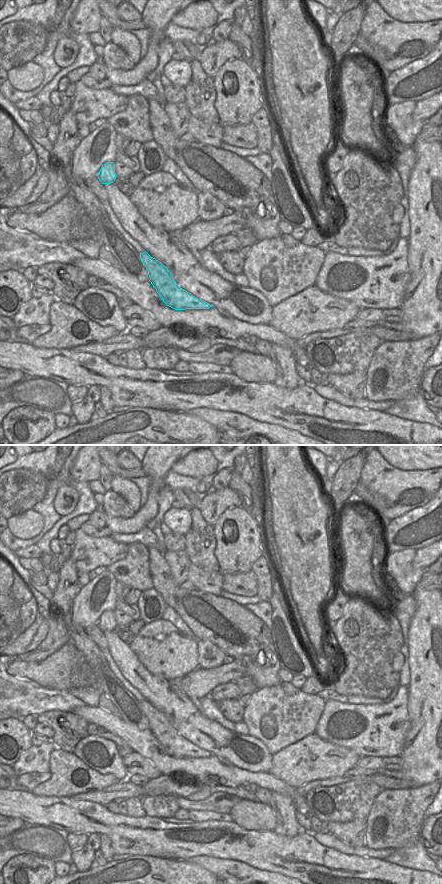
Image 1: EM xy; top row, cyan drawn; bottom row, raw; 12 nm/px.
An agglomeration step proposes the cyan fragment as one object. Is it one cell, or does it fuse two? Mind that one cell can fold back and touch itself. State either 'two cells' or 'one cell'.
one cell

